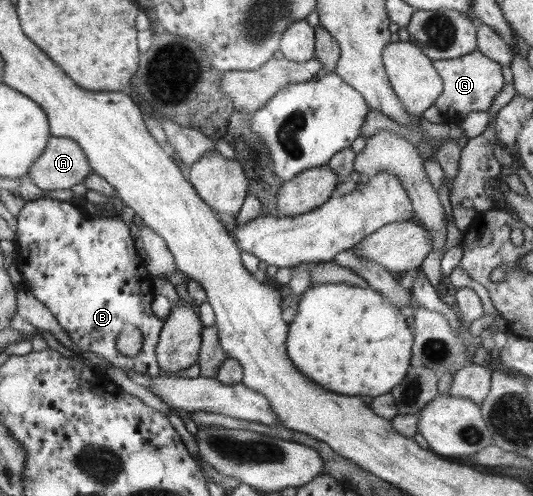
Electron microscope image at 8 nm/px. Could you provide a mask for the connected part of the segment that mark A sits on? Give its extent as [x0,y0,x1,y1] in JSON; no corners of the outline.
[28,136,93,190]

